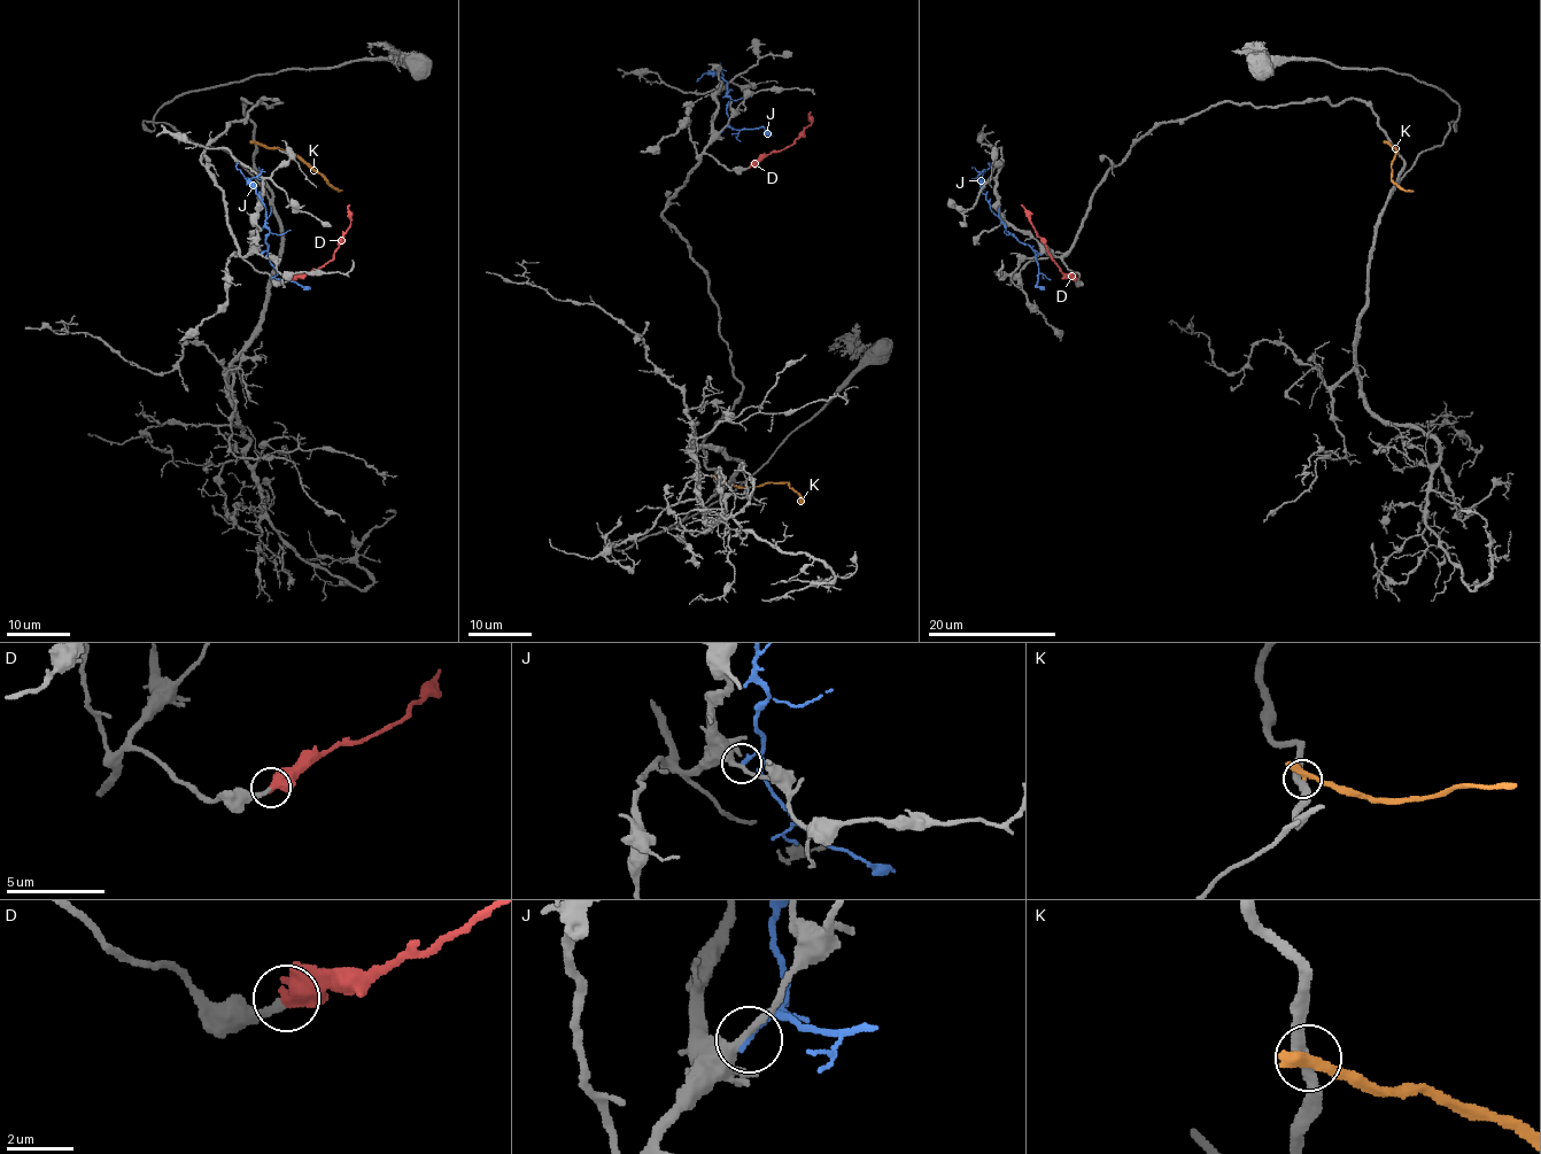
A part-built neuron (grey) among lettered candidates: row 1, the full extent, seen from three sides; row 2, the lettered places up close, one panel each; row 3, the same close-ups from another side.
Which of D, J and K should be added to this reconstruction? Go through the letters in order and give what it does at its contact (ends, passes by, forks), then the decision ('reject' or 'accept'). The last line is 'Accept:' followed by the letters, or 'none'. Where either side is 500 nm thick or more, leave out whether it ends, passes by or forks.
D: accept
J: it ends; reject
K: it ends; reject
Accept: D

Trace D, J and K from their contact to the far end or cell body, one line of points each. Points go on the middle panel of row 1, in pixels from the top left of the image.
D: (750, 167), (795, 141), (812, 122), (810, 111)
J: (722, 131), (728, 123), (727, 82), (715, 74), (703, 74), (698, 78)
K: (715, 480), (735, 486), (787, 482), (802, 504)

